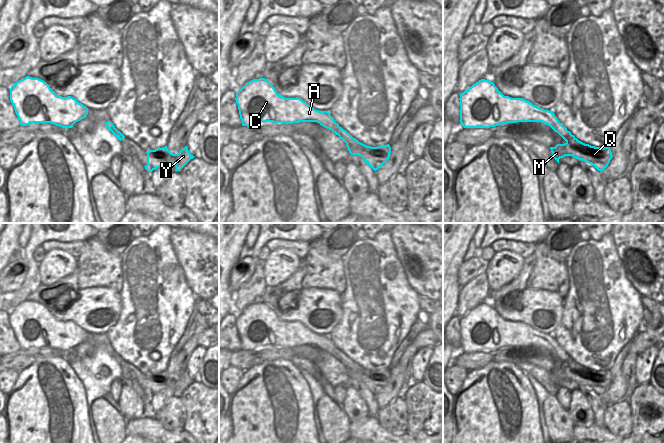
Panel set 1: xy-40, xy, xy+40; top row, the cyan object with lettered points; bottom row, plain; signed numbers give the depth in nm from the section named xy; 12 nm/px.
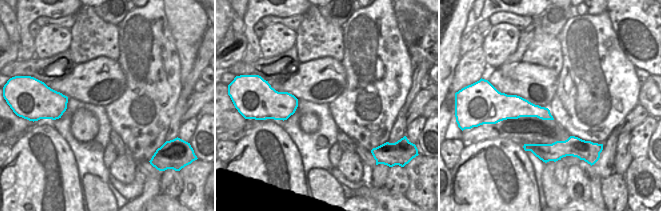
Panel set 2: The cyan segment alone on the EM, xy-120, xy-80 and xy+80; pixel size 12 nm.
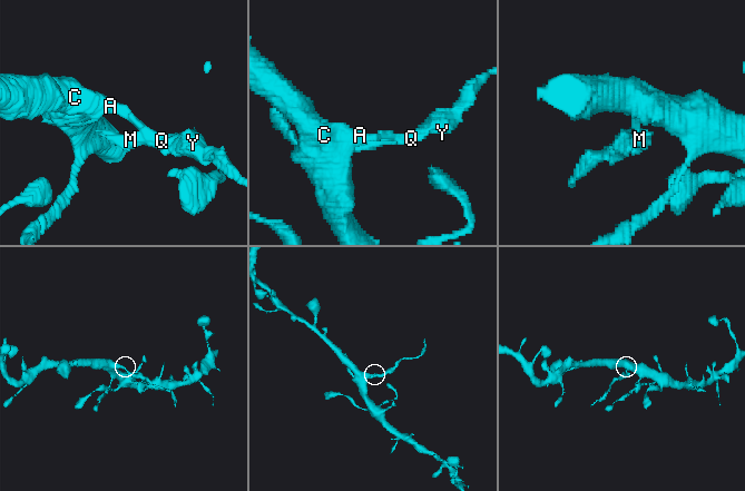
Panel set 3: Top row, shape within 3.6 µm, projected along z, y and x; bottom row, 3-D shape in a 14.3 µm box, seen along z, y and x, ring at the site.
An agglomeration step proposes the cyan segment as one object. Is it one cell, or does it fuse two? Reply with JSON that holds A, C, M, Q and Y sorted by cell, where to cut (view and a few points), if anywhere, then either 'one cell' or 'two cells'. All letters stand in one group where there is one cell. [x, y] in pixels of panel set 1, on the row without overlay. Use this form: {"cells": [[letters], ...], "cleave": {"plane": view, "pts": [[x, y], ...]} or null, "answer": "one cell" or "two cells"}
{"cells": [["A", "C"], ["M", "Q", "Y"]], "cleave": {"plane": "xy", "pts": [[346, 366], [351, 370], [363, 369]]}, "answer": "two cells"}

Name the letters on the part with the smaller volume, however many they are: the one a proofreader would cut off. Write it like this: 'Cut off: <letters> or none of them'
Cut off: M, Q, Y

